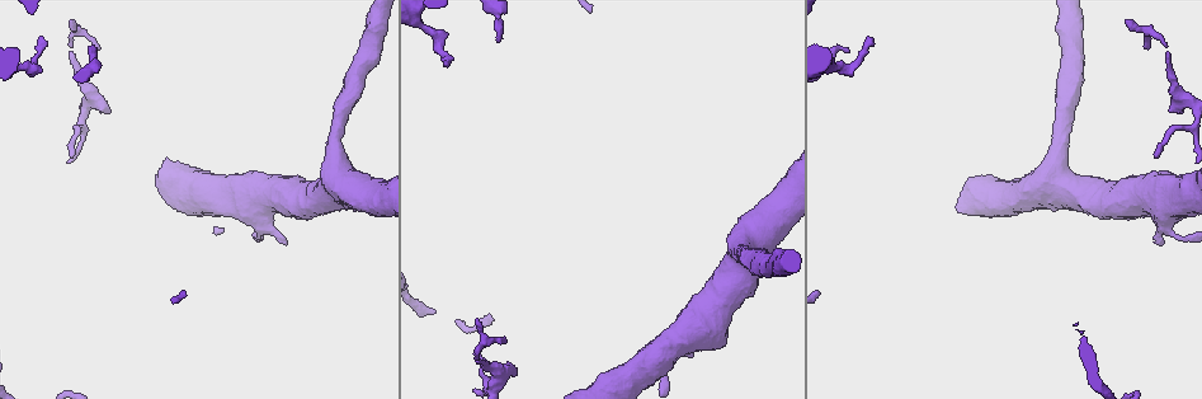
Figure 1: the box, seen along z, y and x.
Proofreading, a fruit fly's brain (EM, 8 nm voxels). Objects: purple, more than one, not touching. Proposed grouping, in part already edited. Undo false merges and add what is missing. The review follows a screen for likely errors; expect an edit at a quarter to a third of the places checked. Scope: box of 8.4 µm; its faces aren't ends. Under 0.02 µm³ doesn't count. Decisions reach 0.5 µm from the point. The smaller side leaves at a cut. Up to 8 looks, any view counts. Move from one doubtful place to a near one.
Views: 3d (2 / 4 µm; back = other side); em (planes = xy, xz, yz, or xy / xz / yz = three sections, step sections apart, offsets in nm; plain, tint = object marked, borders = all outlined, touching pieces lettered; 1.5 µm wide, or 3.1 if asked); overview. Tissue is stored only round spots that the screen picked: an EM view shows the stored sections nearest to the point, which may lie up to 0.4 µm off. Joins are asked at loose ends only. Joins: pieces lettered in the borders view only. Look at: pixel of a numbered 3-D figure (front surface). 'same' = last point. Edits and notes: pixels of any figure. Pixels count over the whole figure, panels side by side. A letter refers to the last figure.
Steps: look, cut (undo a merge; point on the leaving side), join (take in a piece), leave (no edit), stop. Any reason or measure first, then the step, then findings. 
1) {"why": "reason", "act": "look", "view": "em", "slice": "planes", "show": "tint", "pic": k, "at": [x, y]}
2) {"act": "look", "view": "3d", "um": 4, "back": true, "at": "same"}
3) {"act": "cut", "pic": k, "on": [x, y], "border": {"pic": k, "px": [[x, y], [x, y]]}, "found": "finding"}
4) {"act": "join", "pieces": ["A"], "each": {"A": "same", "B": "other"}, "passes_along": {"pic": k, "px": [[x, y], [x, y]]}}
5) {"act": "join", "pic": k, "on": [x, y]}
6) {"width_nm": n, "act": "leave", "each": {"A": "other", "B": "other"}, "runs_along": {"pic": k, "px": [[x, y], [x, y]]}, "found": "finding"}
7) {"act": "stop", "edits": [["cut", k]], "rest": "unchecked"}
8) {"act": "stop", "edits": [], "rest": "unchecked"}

{"why": "an open end", "act": "look", "view": "em", "slice": "yz", "step": 8, "show": "tint", "pic": 1, "at": [98, 50]}

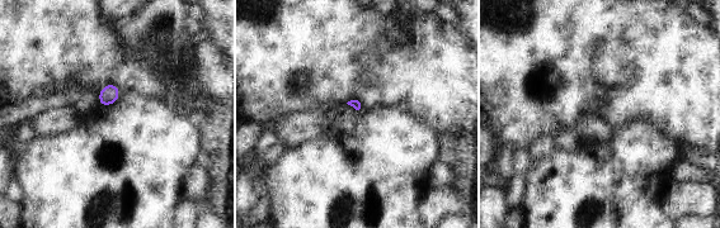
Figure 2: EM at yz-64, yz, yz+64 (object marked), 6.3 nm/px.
{"act": "look", "view": "em", "slice": "planes", "show": "borders", "at": "same"}

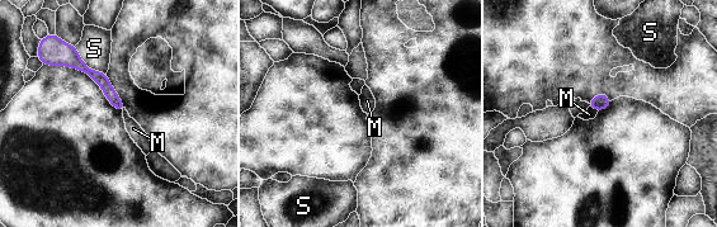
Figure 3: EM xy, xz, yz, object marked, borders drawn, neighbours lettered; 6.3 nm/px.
{"act": "leave", "each": {"M": "other", "S": "other"}, "found": "no lettered piece goes on from it"}

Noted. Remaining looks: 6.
{"why": "branch stops here", "act": "look", "view": "3d", "um": 4, "pic": 1, "at": [868, 38]}

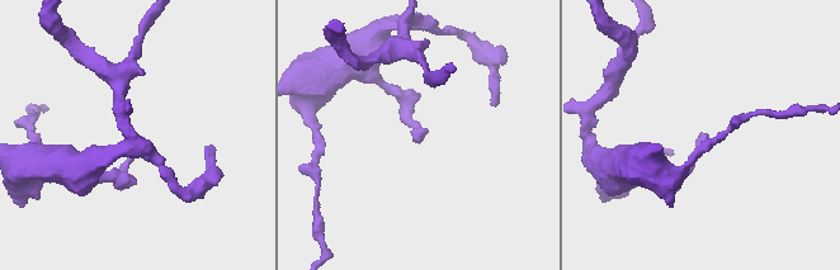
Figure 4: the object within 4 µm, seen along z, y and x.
{"act": "look", "view": "em", "slice": "planes", "show": "borders", "pic": 4, "at": [422, 132]}

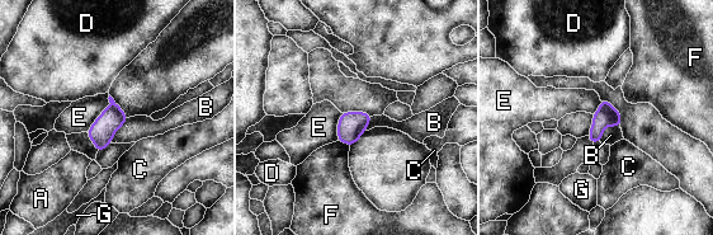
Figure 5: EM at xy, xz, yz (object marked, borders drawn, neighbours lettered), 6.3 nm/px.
{"width_nm": 140, "act": "leave", "each": {"A": "other", "B": "other", "C": "other", "D": "other", "E": "other", "F": "other", "G": "other"}, "border": {"pic": 5, "px": [[619, 126], [607, 126], [599, 141]]}, "found": "none of them fits"}

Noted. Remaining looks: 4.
{"why": "branch stops here", "act": "look", "view": "em", "slice": "planes", "show": "borders", "pic": 1, "at": [286, 244]}

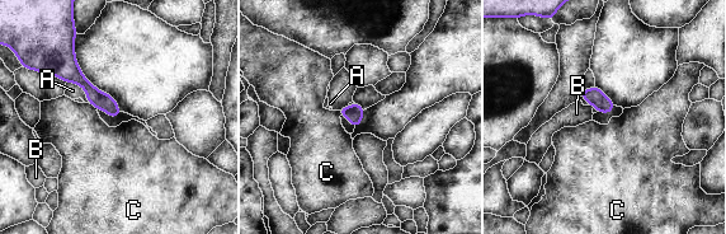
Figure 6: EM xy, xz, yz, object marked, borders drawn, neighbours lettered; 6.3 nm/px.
{"act": "leave", "each": {"A": "other", "B": "other", "C": "other"}, "border": {"pic": 6, "px": [[88, 103], [97, 108]]}, "found": "no lettered piece goes on from it"}

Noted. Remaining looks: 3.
{"act": "stop", "edits": [], "rest": "unchecked"}

